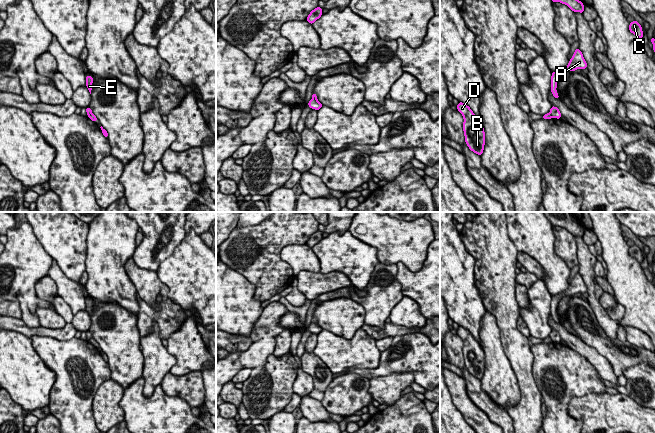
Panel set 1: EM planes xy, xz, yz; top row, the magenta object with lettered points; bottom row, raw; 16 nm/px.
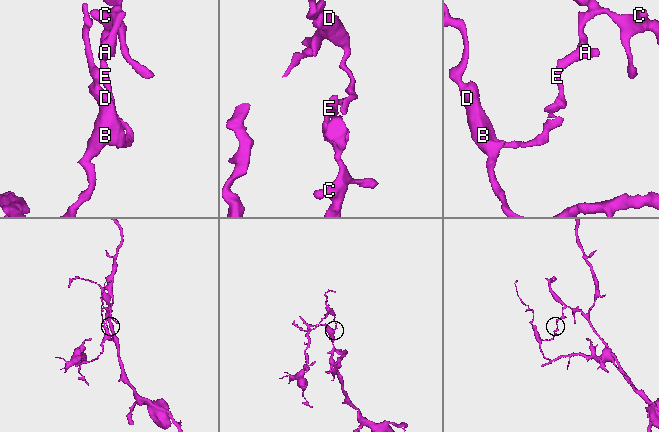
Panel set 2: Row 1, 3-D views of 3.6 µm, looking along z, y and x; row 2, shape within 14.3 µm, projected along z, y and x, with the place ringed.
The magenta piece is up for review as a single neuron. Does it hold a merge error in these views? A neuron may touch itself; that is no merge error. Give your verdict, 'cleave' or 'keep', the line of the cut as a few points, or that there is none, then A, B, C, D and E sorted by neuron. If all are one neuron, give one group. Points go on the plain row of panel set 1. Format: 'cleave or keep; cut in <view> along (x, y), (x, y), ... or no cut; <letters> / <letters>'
cleave; cut in xz along (312, 322), (317, 324); A C E / B D

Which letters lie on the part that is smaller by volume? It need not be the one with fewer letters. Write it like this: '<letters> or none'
B, D

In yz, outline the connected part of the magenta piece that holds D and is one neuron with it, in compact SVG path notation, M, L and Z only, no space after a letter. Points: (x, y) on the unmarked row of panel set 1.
M462 326L458 327L457 334L464 343L463 355L467 370L471 375L481 380L485 369L485 356L480 344L470 331Z

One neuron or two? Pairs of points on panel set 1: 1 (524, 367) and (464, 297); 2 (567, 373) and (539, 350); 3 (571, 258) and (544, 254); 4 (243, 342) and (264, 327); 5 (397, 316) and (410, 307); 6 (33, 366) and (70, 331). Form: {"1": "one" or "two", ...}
{"1": "two", "2": "one", "3": "two", "4": "two", "5": "one", "6": "two"}

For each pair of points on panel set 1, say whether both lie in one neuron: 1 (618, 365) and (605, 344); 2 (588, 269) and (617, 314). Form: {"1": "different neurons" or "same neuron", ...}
{"1": "same neuron", "2": "different neurons"}

